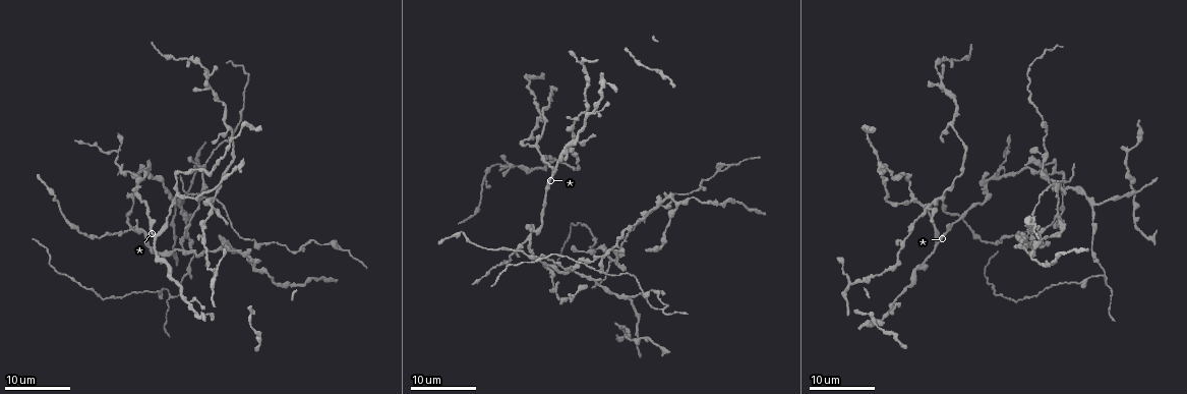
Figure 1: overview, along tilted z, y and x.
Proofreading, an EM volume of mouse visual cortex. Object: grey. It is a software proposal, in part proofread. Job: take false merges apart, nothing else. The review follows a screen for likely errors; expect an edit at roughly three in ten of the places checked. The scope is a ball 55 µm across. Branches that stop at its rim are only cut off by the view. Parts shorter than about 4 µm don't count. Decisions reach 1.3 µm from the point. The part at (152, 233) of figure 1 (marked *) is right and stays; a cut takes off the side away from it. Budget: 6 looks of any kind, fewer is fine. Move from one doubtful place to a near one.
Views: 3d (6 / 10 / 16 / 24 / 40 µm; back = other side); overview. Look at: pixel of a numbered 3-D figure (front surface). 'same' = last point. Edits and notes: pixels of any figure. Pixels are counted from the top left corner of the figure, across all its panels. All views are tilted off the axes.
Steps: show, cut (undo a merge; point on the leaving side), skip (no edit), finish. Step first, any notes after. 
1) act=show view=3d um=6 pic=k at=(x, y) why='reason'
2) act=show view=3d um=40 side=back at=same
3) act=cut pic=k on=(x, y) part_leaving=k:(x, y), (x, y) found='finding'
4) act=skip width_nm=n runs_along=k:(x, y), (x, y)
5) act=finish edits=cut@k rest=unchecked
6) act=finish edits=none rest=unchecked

act=show view=3d um=16 pic=1 at=(617, 244) why='three-way junction'

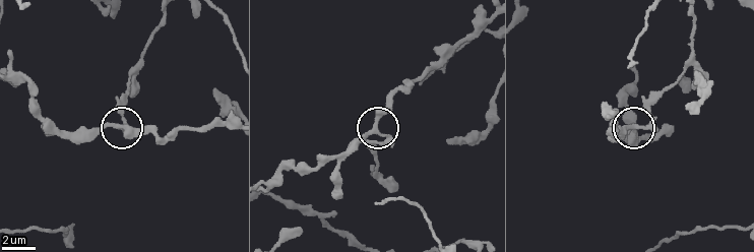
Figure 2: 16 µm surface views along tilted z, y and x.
act=show view=3d um=10 pic=2 at=(373, 130)

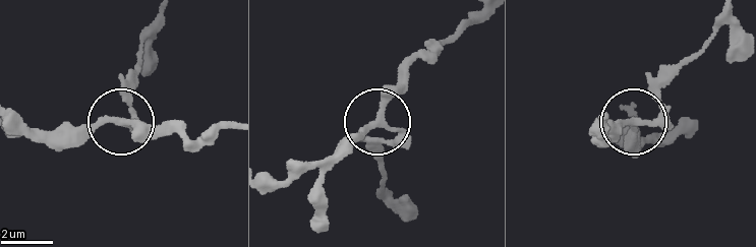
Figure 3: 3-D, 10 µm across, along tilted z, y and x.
act=skip arms=3 found='continuous, no second neuron'

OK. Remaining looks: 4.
act=show view=3d um=24 pic=1 at=(525, 243) why='a fork'

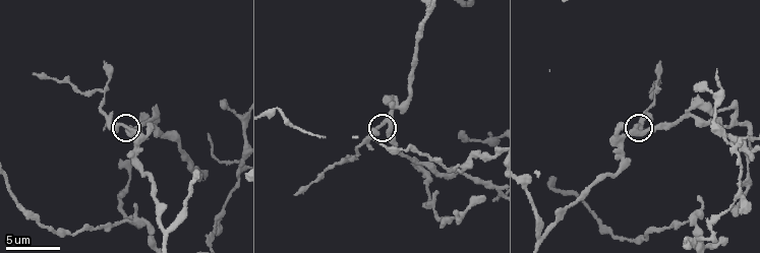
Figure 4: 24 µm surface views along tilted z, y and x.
act=show view=3d um=6 pic=4 at=(382, 126)

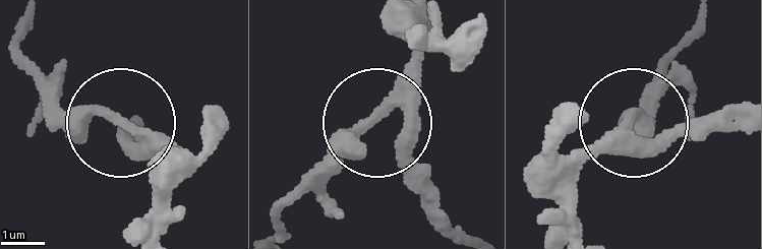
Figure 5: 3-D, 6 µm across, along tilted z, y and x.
act=skip found='one neuron here'

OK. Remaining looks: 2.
act=show view=3d um=10 pic=4 at=(416, 161) why='two arms in line, one across'

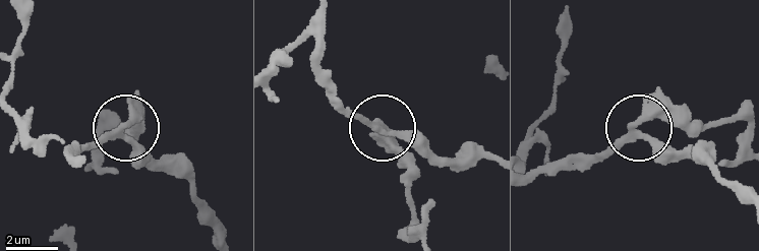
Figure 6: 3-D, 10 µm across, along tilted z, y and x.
act=skip width_nm=270 runs_along=6:(531, 180), (626, 143), (655, 117), (694, 119) found='one neuron here'

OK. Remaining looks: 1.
act=finish edits=none rest=unchecked

